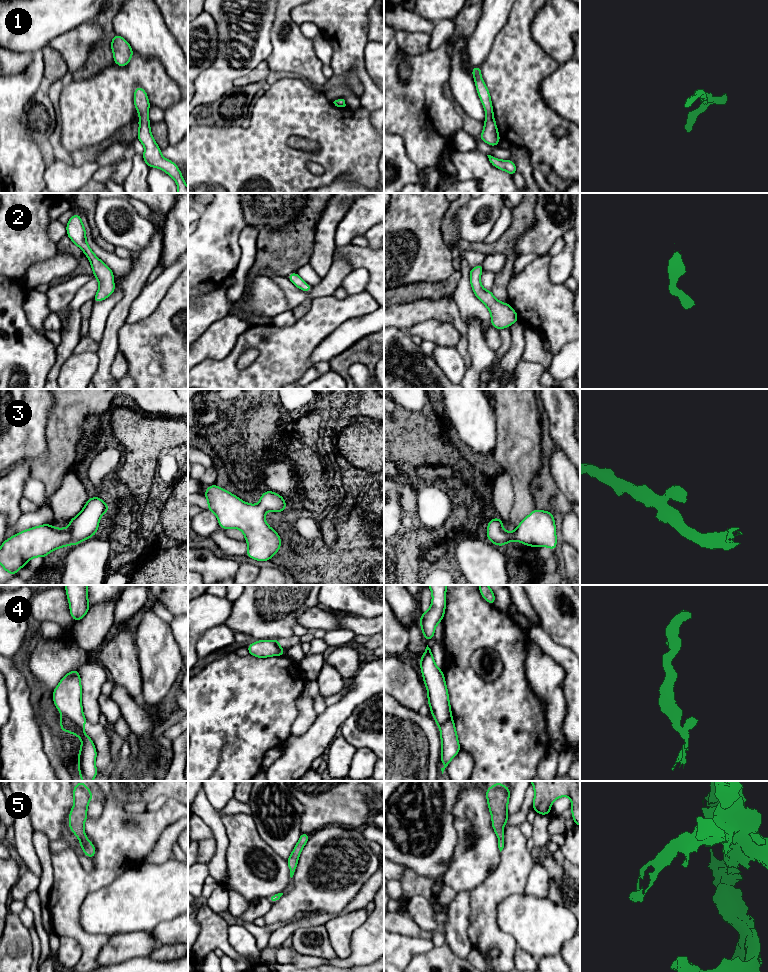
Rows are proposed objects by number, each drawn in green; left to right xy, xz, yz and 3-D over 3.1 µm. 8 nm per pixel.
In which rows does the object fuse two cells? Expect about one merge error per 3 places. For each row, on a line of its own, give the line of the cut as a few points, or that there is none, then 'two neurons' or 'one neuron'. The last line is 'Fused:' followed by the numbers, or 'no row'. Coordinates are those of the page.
1: cut none; one neuron
2: cut none; one neuron
3: cut none; one neuron
4: cut xy (63, 714), (81, 729); two neurons
5: cut none; one neuron
Fused: 4

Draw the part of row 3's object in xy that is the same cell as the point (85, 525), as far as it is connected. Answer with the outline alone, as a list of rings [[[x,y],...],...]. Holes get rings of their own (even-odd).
[[[89,498],[82,511],[71,519],[69,527],[54,528],[51,524],[32,527],[5,540],[0,547],[0,565],[15,576],[34,557],[46,557],[50,552],[77,545],[93,537],[102,515],[110,507],[100,498]]]

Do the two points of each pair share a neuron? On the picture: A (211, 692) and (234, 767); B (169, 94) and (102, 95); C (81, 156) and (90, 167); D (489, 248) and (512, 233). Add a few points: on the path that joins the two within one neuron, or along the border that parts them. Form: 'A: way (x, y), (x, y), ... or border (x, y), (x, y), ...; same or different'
A: way (213, 711), (213, 746), (215, 748); same
B: way (152, 80), (123, 80), (119, 83); same
C: border (94, 160), (74, 165); different
D: way (495, 247), (499, 246), (506, 239); same

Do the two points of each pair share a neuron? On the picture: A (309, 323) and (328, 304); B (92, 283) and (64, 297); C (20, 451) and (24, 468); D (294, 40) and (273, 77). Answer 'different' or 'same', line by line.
A: same
B: different
C: different
D: different

